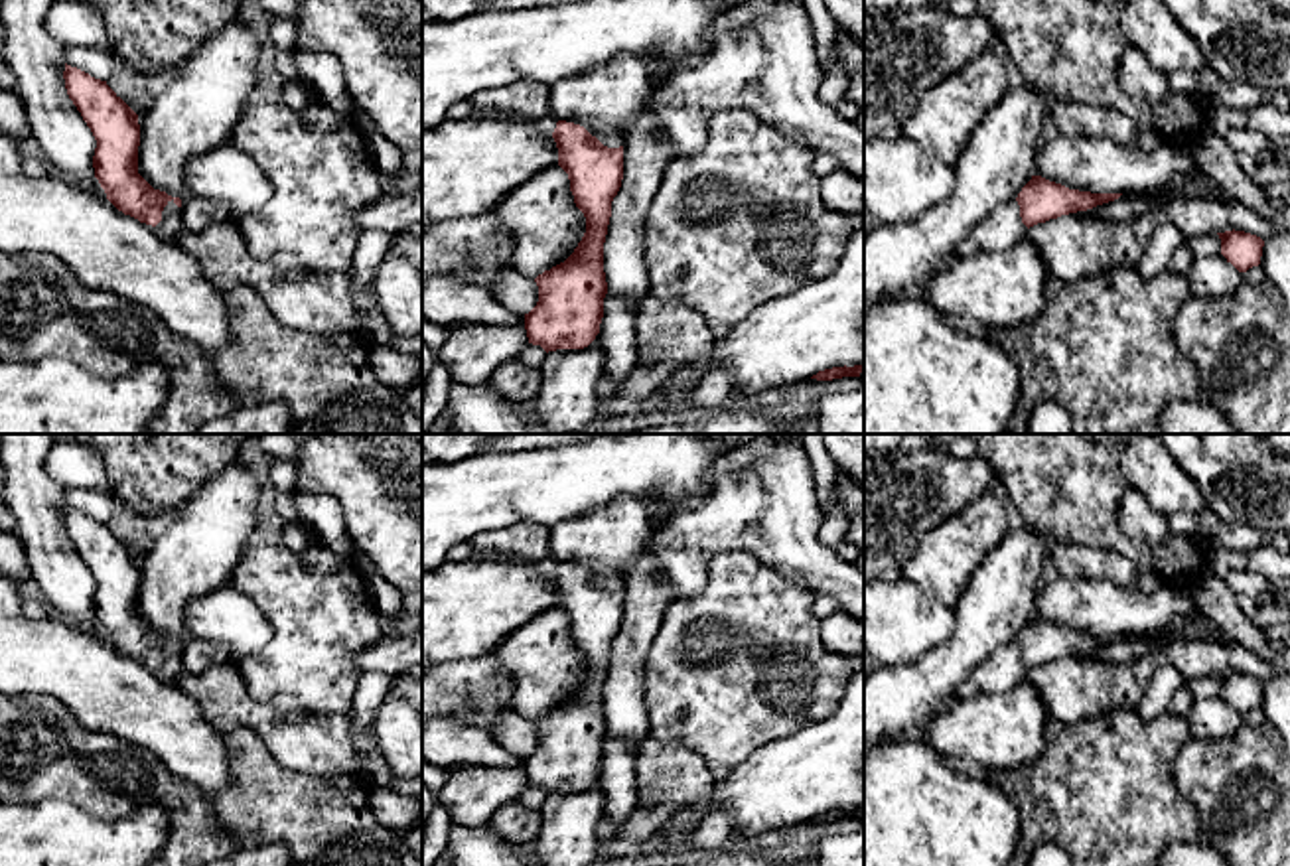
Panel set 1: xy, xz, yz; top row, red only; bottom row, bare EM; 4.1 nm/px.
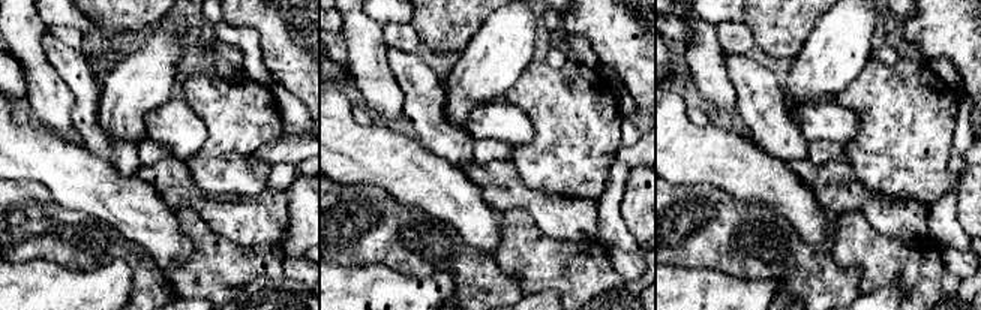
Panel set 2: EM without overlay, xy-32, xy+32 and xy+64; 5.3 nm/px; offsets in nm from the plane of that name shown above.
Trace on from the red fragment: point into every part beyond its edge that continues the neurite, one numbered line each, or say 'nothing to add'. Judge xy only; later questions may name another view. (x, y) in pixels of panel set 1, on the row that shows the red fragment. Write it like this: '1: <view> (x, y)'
1: xy (170, 225)

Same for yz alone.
1: yz (1003, 227)

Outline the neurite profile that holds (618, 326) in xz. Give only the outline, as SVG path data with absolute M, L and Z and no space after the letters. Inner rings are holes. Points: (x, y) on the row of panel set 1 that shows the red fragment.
M606 294L604 298L604 318L600 324L606 355L604 373L613 381L615 389L623 389L639 369L635 339L637 308L635 302L611 294Z

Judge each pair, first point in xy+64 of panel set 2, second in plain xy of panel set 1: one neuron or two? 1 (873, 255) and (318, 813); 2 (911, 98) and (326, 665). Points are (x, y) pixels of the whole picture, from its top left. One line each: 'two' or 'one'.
1: one
2: one

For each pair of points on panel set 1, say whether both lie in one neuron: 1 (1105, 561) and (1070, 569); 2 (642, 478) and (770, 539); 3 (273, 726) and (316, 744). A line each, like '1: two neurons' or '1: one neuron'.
1: one neuron
2: two neurons
3: one neuron

